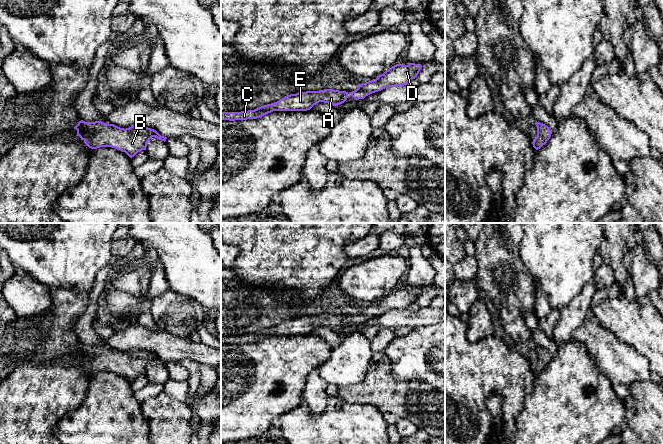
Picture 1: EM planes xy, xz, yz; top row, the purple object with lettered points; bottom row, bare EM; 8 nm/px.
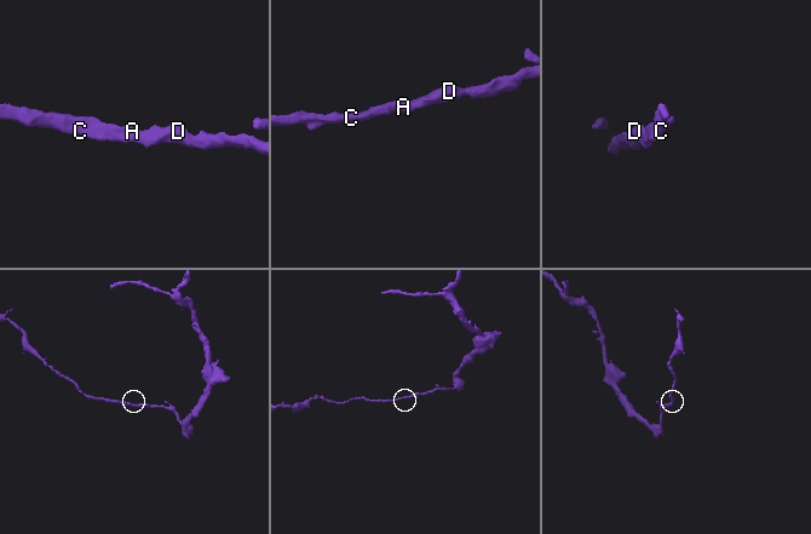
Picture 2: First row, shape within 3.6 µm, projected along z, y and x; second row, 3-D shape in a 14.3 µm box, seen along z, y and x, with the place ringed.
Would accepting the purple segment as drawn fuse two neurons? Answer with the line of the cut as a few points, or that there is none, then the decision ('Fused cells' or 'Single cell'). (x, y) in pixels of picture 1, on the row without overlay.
No split. Single cell

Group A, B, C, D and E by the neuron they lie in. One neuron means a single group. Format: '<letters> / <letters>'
A B C D E

